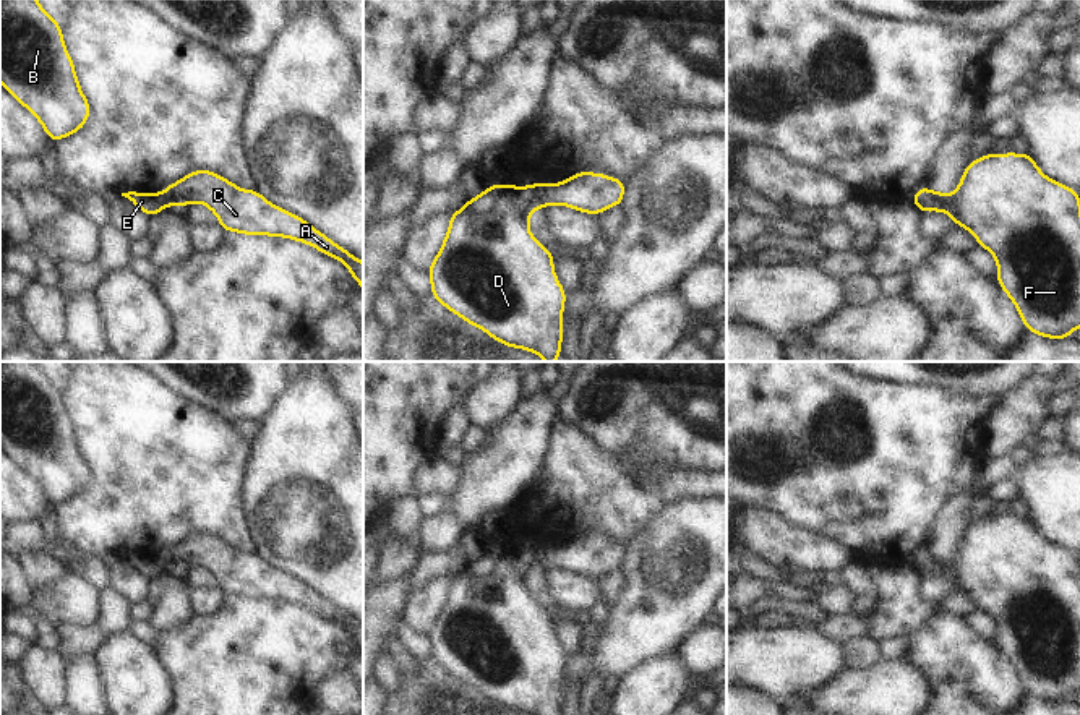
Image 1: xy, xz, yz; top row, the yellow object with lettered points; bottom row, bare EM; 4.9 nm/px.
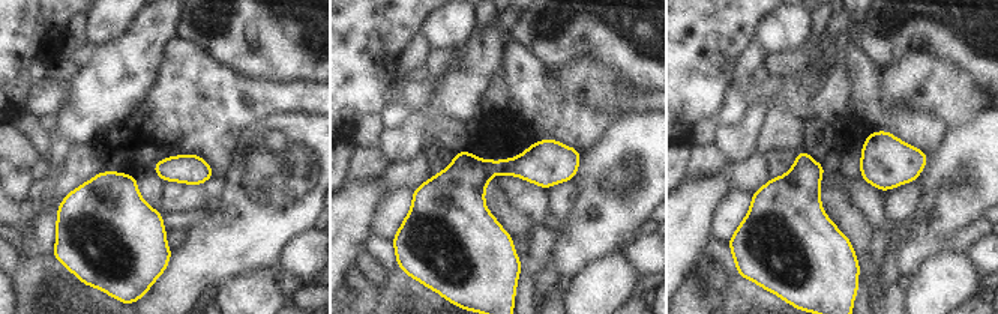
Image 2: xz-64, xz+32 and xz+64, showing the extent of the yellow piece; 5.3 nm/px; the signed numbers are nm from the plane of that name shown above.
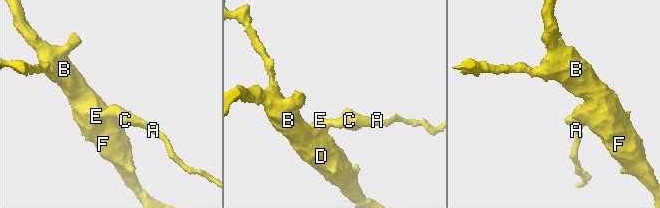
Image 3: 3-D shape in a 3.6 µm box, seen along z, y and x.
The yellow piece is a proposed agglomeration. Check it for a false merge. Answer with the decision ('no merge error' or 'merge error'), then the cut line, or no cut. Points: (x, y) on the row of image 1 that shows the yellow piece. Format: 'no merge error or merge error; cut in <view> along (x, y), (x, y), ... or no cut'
no merge error; no cut

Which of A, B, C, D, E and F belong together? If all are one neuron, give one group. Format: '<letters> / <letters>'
A B C D E F

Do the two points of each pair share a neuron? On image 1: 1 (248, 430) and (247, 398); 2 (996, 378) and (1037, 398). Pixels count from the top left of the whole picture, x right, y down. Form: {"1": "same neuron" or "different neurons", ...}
{"1": "different neurons", "2": "different neurons"}

